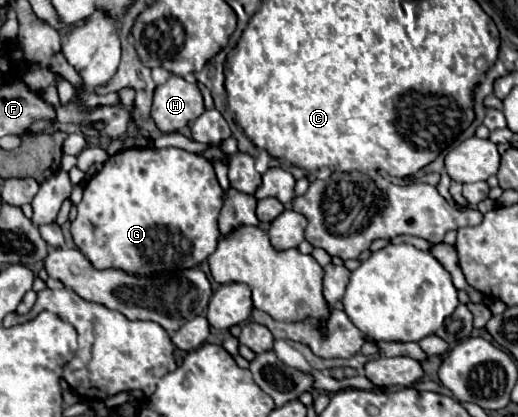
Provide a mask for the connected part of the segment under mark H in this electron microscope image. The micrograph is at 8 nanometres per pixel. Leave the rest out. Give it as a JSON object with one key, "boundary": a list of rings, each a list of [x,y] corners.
{"boundary":[[[171,75],[167,83],[155,89],[151,119],[161,133],[175,133],[195,121],[201,113],[203,97],[195,83],[187,83],[179,75]]]}

